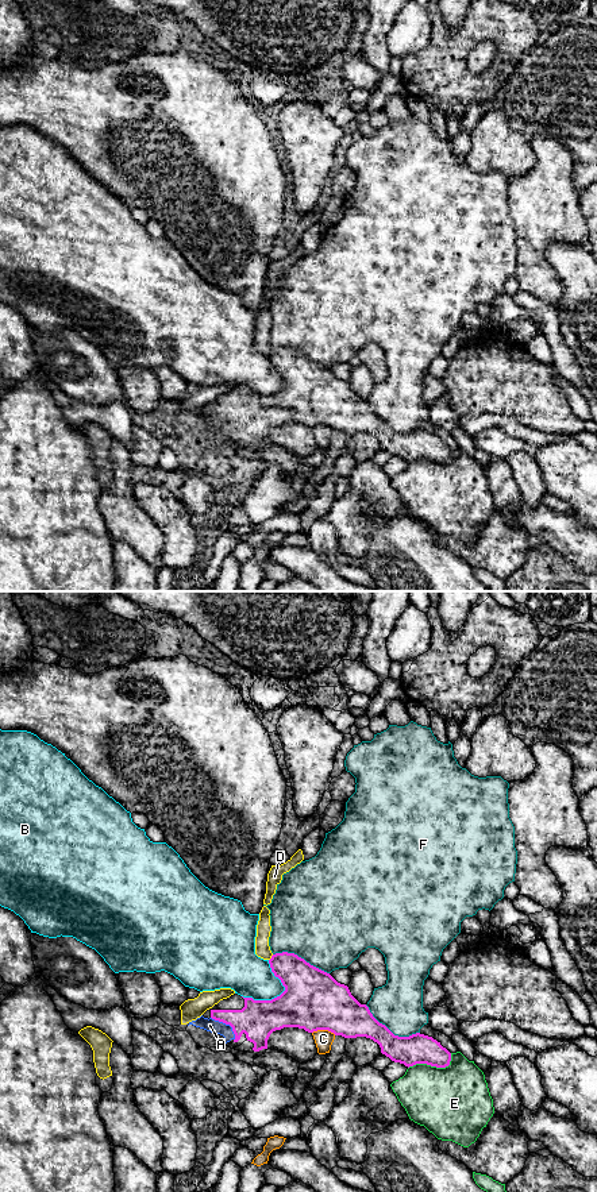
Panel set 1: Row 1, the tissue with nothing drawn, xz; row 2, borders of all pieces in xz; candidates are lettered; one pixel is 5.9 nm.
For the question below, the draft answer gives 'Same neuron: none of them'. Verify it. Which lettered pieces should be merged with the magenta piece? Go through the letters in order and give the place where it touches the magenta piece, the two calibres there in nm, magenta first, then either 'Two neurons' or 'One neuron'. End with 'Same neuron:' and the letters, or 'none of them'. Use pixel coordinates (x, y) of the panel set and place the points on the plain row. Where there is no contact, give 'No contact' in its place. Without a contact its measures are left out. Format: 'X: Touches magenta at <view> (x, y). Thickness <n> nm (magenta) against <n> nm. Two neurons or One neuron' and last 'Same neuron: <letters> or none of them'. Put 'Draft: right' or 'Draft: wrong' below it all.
A: Touches magenta at xz (227, 419). Thickness 220 nm (magenta) against 80 nm. One neuron
B: Touches magenta at xz (280, 390). Thickness 360 nm (magenta) against 260 nm. Two neurons
C: Touches magenta at xz (324, 424). Thickness 360 nm (magenta) against 110 nm. Two neurons
D: Touches magenta at xz (272, 353). Thickness 240 nm (magenta) against 90 nm. Two neurons
E: Touches magenta at xz (434, 461). Thickness 180 nm (magenta) against 440 nm. Two neurons
F: Touches magenta at xz (389, 425). Thickness 220 nm (magenta) against 280 nm. Two neurons
Same neuron: A
Draft: wrong

